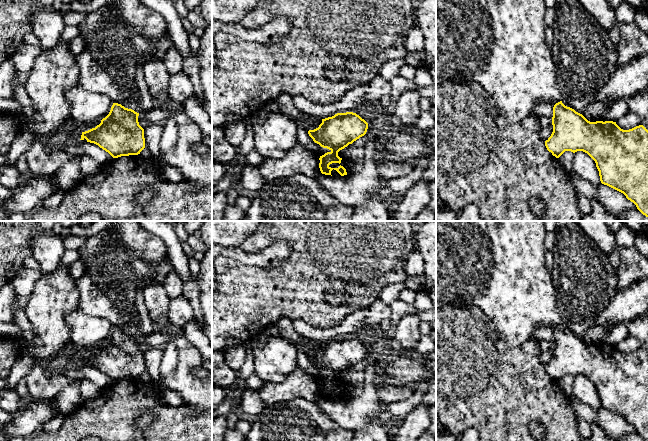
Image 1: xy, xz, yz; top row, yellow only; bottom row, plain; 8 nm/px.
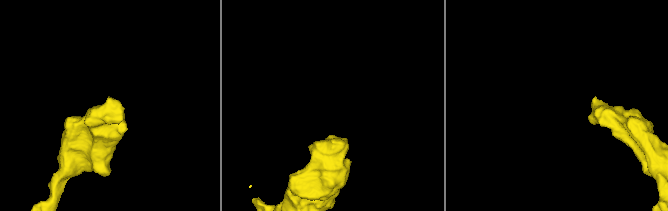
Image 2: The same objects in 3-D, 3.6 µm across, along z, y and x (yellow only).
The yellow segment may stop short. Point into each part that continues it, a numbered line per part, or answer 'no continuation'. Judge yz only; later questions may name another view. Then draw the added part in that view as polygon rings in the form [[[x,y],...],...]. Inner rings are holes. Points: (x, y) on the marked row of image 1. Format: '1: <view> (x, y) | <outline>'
1: yz (541, 108) | [[[544,101],[537,102],[534,106],[533,114],[535,114],[538,117],[544,116],[549,119],[552,119],[553,107],[554,105],[544,102]]]

